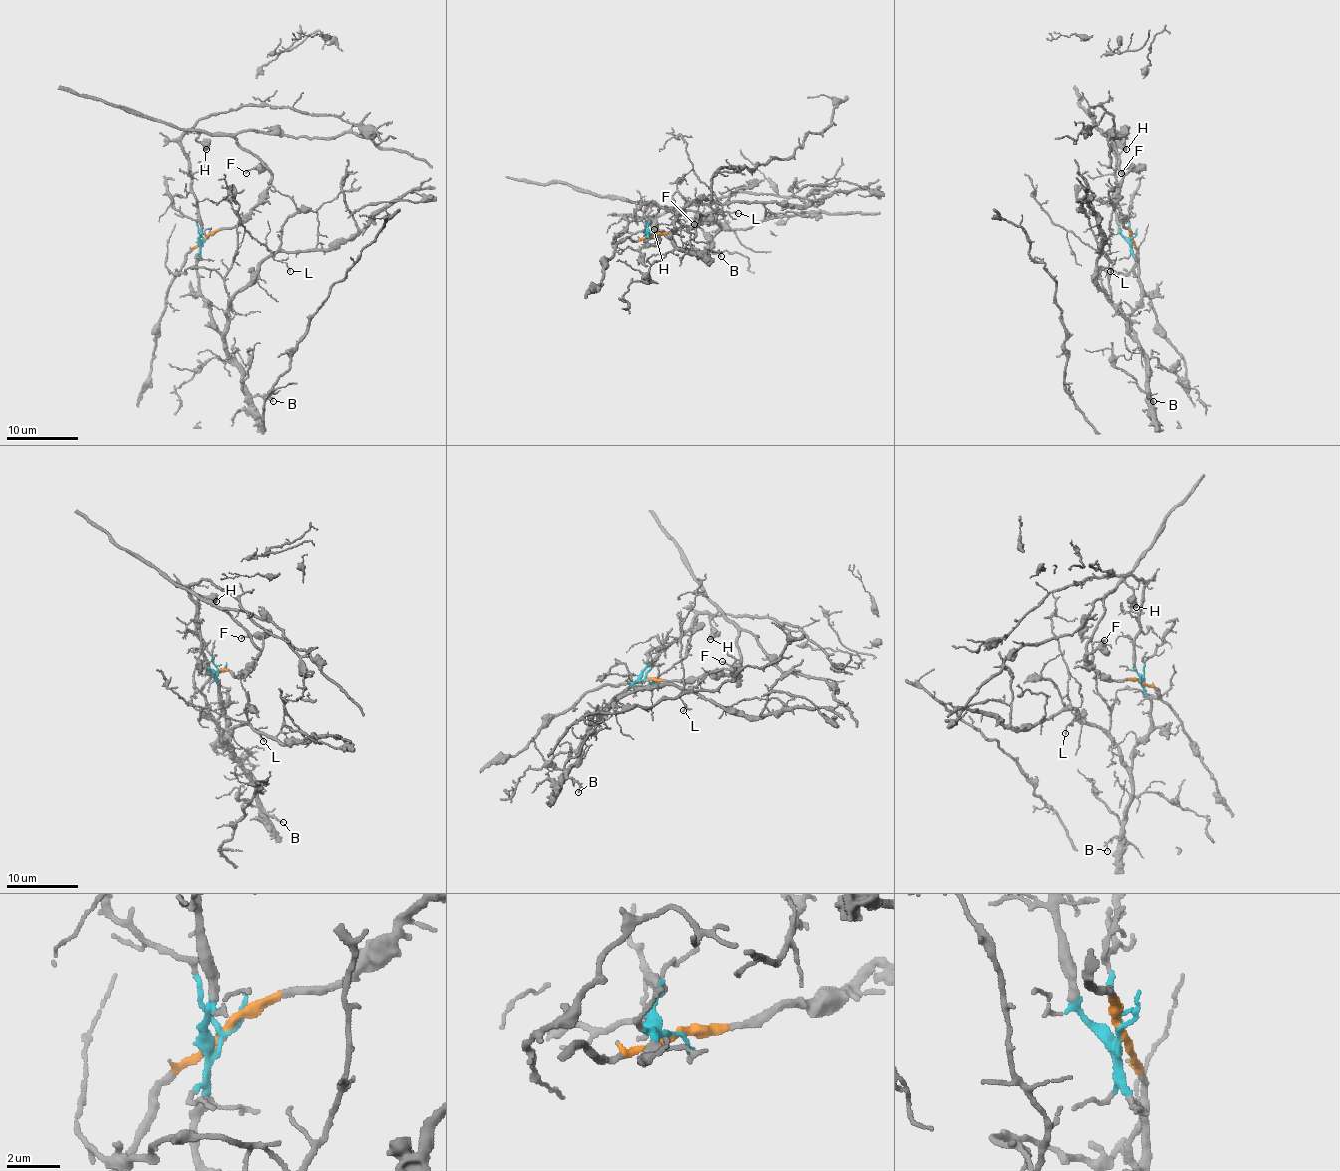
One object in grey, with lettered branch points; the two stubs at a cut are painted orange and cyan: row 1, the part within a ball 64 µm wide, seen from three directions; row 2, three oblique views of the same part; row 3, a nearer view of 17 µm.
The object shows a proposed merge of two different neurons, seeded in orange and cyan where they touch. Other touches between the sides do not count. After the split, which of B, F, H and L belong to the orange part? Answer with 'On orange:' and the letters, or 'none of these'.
On orange: F, H

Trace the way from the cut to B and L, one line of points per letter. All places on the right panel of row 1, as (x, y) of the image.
B: (1132, 239), (1140, 305), (1130, 318), (1130, 327), (1146, 364), (1148, 396), (1153, 402)
L: (1132, 239), (1140, 294), (1133, 309), (1121, 303), (1119, 310), (1099, 287), (1098, 259), (1103, 255), (1110, 271)

